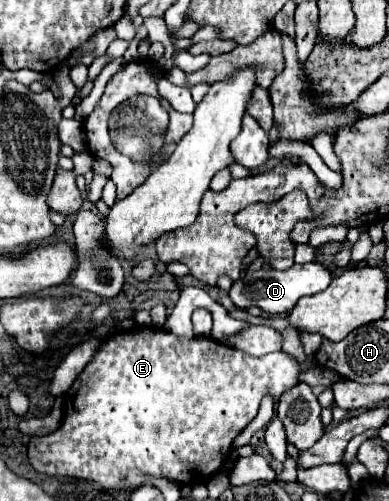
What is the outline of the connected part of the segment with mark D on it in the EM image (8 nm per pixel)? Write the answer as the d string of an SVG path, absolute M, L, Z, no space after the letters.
M321 263L293 265L291 269L285 269L285 271L261 267L253 273L245 273L241 279L233 281L229 297L235 303L235 307L239 307L239 309L259 307L261 311L265 311L269 315L287 315L303 295L321 293L323 289L327 289L329 283L331 283L331 273Z

